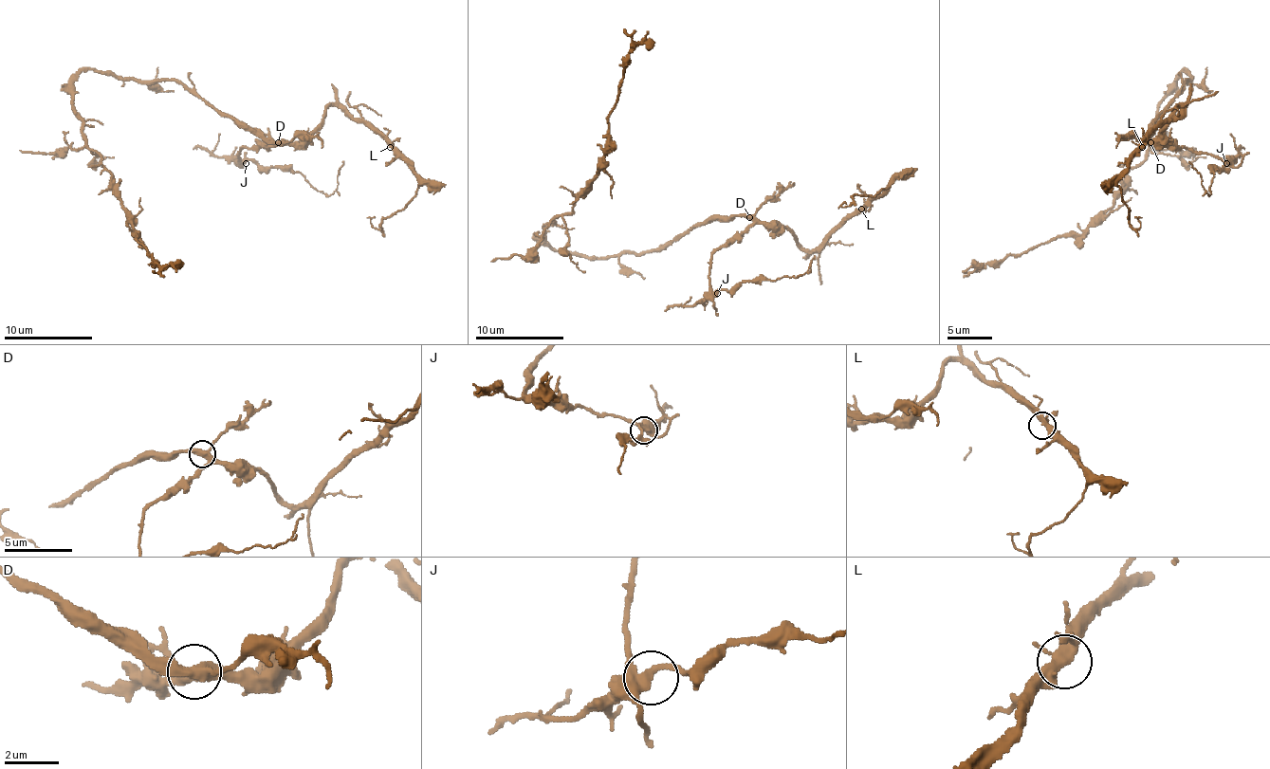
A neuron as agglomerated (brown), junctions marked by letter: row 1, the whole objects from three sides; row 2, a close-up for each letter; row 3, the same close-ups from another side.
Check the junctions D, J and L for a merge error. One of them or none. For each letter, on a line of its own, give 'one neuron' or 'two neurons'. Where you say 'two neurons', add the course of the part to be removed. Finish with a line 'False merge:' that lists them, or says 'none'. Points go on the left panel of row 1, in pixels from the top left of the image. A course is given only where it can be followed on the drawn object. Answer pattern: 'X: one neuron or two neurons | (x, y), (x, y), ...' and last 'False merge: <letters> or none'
D: one neuron
J: one neuron
L: one neuron
False merge: none

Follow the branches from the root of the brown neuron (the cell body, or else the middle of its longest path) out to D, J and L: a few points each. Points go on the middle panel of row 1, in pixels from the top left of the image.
D: (639, 253), (664, 248), (689, 228), (710, 220), (732, 220), (737, 215), (750, 217)
J: (639, 253), (664, 248), (689, 228), (710, 220), (748, 217), (752, 222), (712, 255), (710, 286), (717, 293)
L: (639, 253), (664, 248), (697, 224), (732, 220), (737, 215), (785, 227), (803, 248), (815, 250), (861, 209)

